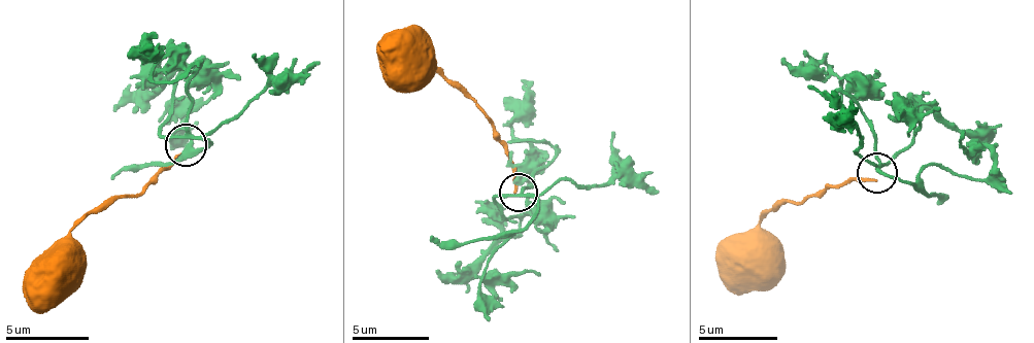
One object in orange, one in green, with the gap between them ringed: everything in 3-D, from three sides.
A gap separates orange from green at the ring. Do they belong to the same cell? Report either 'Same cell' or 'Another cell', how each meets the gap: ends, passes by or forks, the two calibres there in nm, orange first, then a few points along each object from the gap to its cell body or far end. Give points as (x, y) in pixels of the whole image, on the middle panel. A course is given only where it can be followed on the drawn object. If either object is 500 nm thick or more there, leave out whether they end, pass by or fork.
Another cell. At the ring orange ends. At the ring green forks. Thickness 220 nm (orange) against 180 nm. Course of orange: (518, 192), (518, 168), (494, 122), (462, 91), (425, 64), (418, 68), (408, 61). Course of green: (521, 194), (532, 194), (538, 210), (484, 271), (479, 289), (492, 298), (513, 274), (531, 269), (540, 276)

